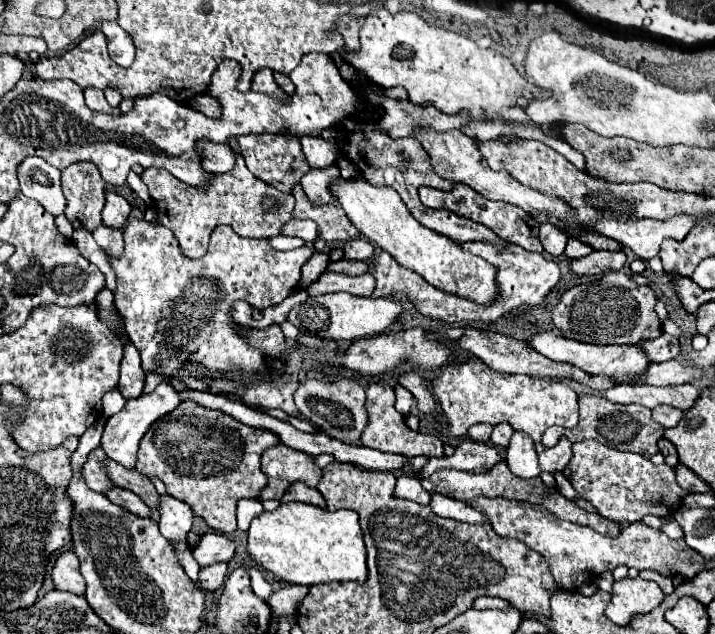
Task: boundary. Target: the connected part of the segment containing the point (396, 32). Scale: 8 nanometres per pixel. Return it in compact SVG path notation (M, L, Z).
M379 8L375 14L369 14L359 20L361 22L361 48L357 52L345 52L343 50L343 60L349 62L355 70L361 70L371 82L379 84L381 88L395 88L403 86L409 94L409 100L413 104L433 104L445 114L457 114L459 110L469 110L469 114L475 120L497 120L501 118L501 108L505 106L523 106L525 96L533 92L533 98L549 96L549 92L541 92L537 86L529 84L517 70L515 66L501 56L499 52L491 48L479 48L473 40L455 34L445 28L437 28L427 24L421 16L415 12L401 10L397 14L391 14L385 8Z

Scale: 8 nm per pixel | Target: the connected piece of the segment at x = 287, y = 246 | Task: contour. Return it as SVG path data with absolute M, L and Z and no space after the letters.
M279 234L279 236L273 236L273 238L269 238L269 244L271 244L275 250L293 250L293 248L299 248L299 246L303 246L305 242L303 242L301 238L289 238L289 236L283 236L283 234Z

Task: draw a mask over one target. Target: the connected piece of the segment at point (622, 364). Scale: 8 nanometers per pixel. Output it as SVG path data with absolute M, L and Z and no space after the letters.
M543 332L543 334L535 334L533 338L529 338L529 346L535 348L537 352L541 352L543 356L555 360L555 362L567 362L573 364L593 376L609 376L615 378L619 384L635 384L643 372L647 370L647 366L651 364L651 360L647 358L645 350L641 346L597 346L597 344L583 344L571 338L563 338L563 336L555 336L553 332Z

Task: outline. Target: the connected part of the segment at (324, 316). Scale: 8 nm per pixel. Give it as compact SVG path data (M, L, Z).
M335 292L335 294L309 296L303 304L295 306L289 312L287 322L295 324L303 334L311 334L323 340L357 340L383 332L397 320L399 312L401 304L397 304L391 298L361 298L351 296L347 292Z

